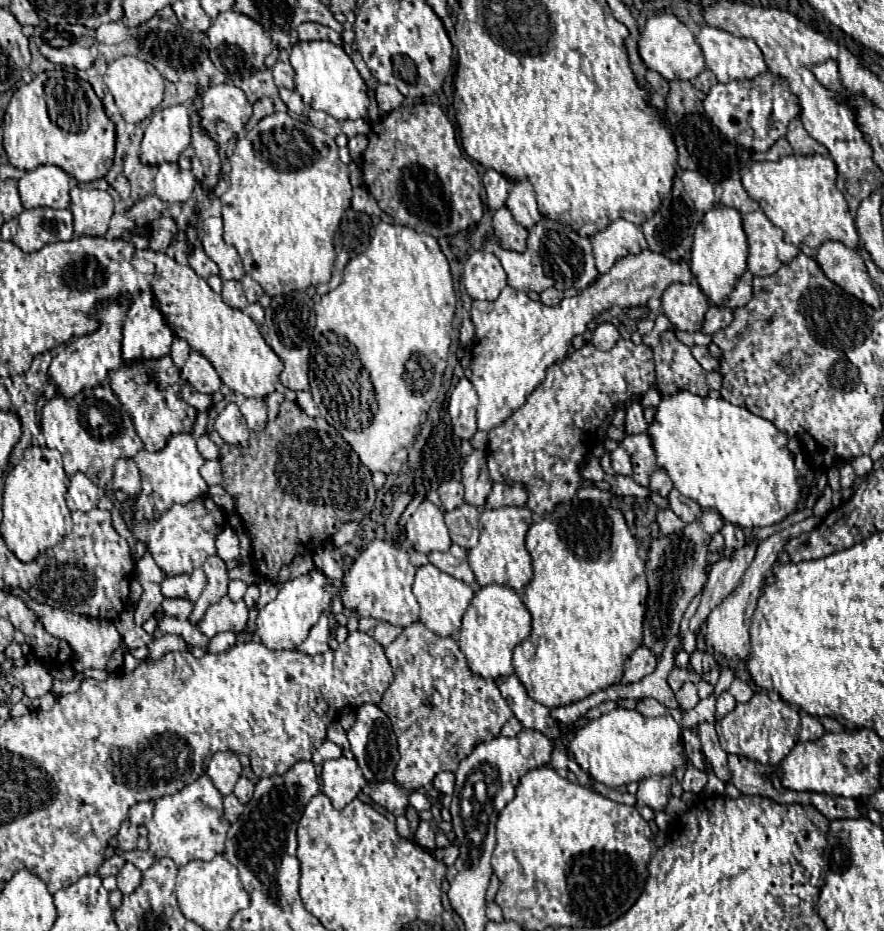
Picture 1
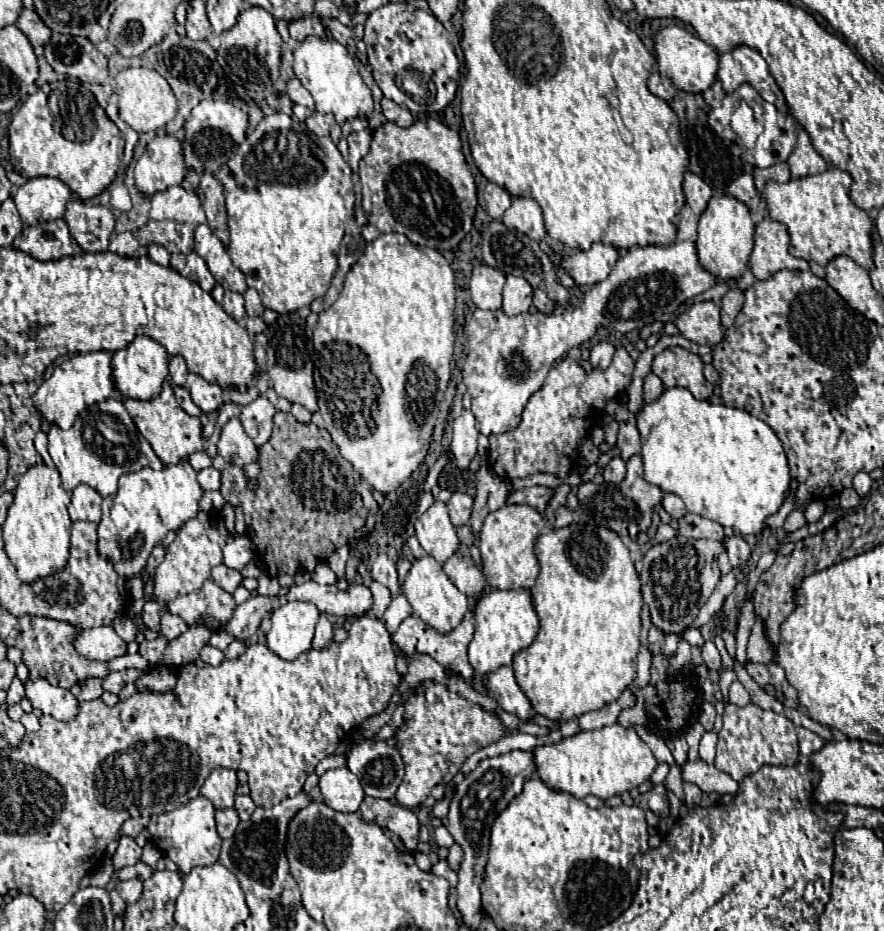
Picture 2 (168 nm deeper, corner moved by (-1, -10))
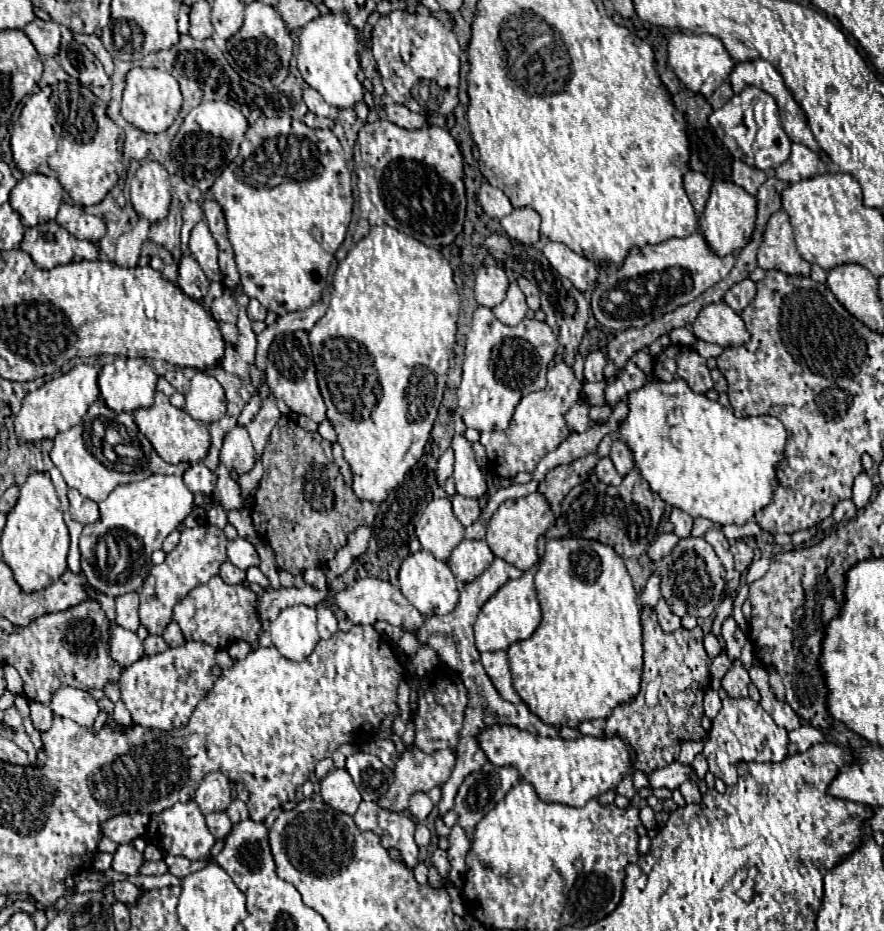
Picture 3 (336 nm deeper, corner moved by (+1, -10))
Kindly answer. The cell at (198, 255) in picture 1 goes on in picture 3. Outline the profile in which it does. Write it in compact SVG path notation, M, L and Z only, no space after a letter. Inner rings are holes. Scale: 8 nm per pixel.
M192 255L182 257L180 261L178 285L186 295L193 299L202 299L208 293L210 281L204 277L204 271L200 269L200 265L196 265L196 259Z

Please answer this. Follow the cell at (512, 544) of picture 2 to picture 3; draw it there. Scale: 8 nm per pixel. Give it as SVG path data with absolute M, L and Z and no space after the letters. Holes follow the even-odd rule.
M540 491L522 499L506 499L494 513L492 521L488 523L486 543L490 545L496 557L502 557L504 561L516 565L518 569L528 571L538 559L538 553L536 553L538 537L544 535L552 525L554 525L554 513L550 509L550 503Z

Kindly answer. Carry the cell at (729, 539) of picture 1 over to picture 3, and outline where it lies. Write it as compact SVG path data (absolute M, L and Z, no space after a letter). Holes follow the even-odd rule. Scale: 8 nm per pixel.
M742 539L734 541L732 543L732 555L734 555L734 561L736 561L736 569L740 573L744 573L748 569L748 565L752 563L752 557L754 557L754 551L752 547L748 547Z

